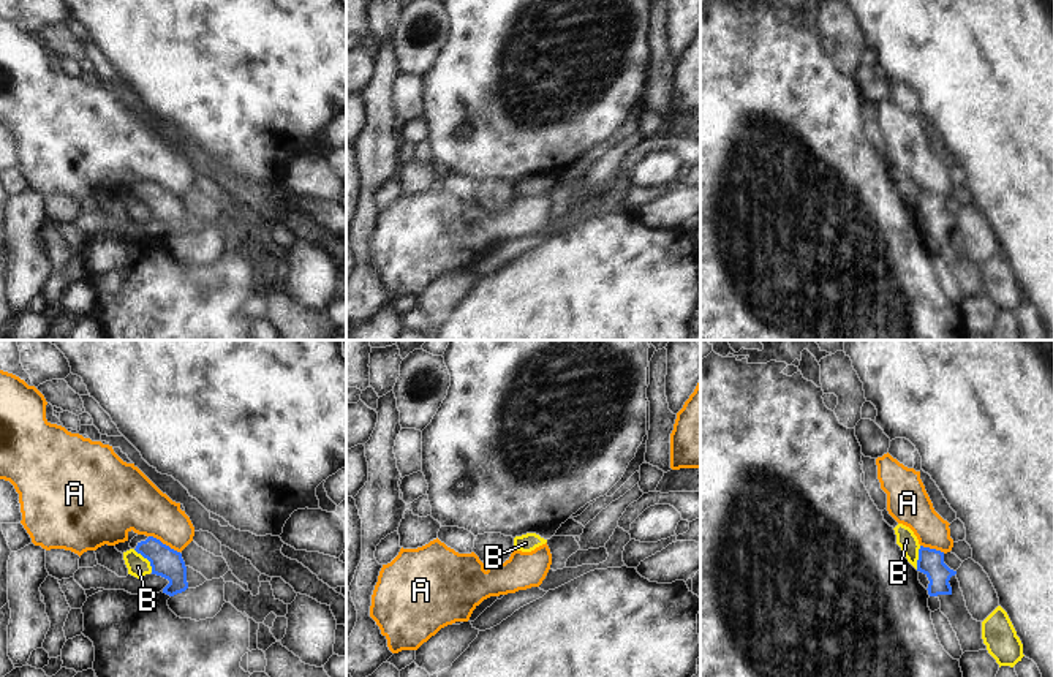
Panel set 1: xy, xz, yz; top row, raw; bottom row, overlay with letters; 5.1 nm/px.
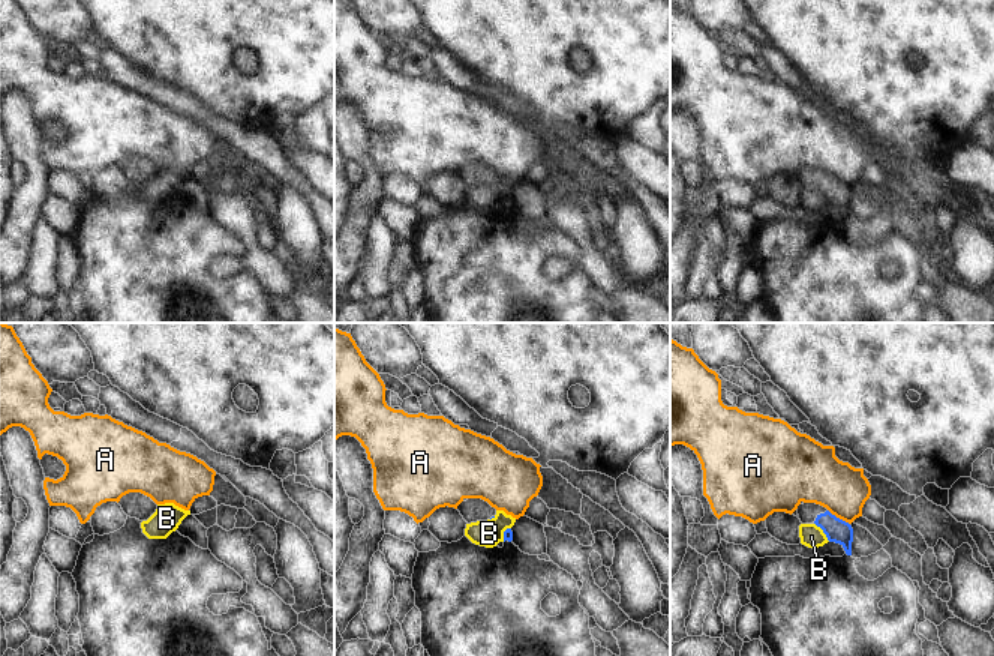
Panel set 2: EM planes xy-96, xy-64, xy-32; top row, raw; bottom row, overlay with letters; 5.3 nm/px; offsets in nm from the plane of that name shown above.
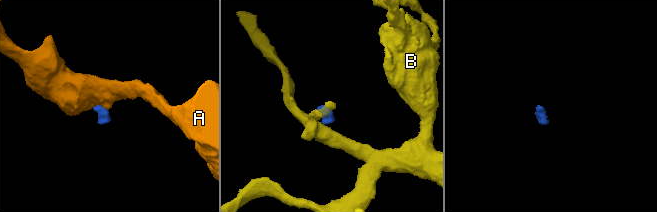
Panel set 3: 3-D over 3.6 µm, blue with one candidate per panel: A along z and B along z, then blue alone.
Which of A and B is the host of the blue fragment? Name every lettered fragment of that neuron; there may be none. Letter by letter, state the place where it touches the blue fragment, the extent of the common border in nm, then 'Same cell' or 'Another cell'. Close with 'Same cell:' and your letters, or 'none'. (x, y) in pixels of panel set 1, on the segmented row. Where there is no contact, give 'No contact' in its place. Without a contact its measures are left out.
A: Touches blue at xy (165, 544). Shared border 180 nm. Another cell
B: Touches blue at xy (146, 557). Shared border 160 nm. Another cell
Same cell: none

